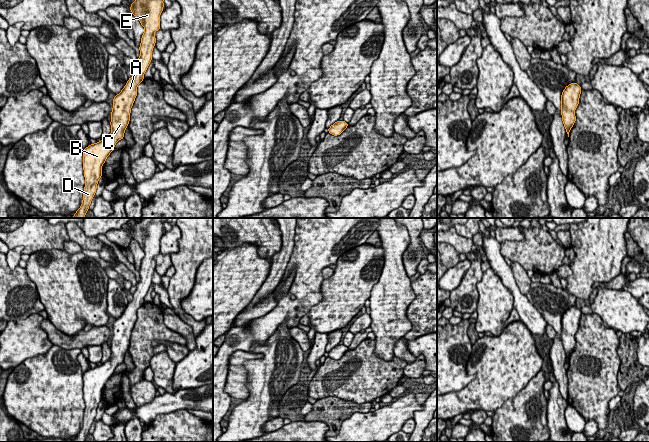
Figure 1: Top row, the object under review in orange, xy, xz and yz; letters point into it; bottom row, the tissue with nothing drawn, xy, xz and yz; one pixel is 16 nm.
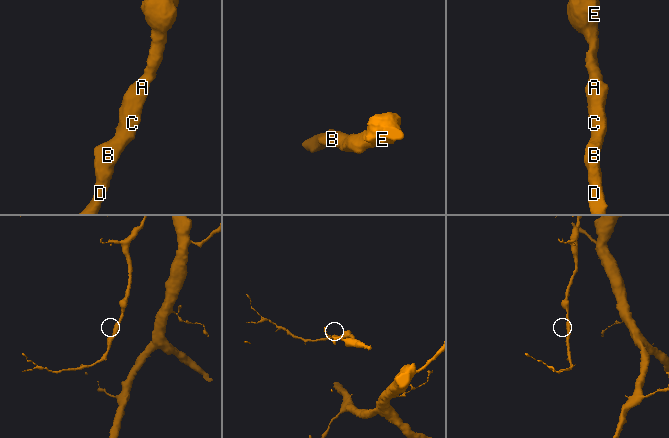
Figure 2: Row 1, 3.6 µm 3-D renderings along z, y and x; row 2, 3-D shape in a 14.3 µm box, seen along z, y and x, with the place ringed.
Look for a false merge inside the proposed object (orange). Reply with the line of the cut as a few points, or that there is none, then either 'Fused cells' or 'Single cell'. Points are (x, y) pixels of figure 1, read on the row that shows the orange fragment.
No split. Single cell

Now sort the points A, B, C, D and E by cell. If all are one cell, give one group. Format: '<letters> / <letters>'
A B C D E

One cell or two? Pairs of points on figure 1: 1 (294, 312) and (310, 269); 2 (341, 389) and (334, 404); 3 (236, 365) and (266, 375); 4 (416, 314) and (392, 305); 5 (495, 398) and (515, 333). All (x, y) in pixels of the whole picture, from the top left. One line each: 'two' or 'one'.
1: one
2: two
3: two
4: two
5: one

